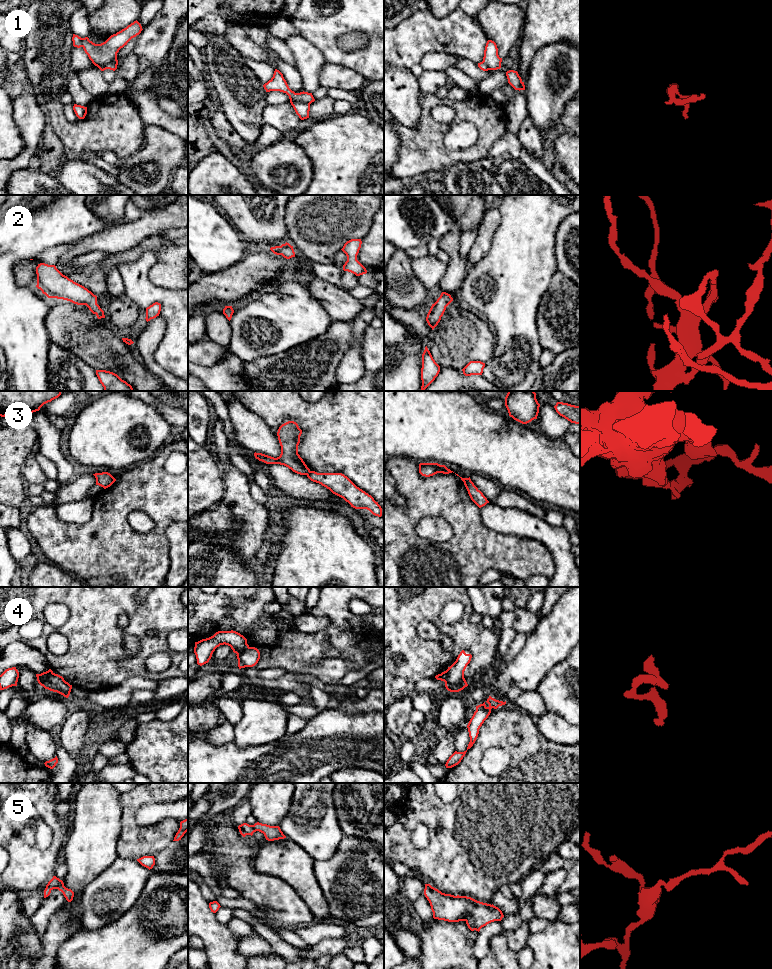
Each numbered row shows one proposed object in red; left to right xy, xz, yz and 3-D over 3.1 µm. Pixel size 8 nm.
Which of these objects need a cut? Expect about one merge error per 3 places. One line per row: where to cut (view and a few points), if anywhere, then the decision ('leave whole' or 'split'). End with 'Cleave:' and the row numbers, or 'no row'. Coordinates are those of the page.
1: xz (290, 99), (304, 101), (309, 104) | split
2: no cut | leave whole
3: xz (309, 470), (306, 474) | split
4: xy (48, 671), (48, 677), (42, 685) | split
5: no cut | leave whole
Cleave: 1, 3, 4

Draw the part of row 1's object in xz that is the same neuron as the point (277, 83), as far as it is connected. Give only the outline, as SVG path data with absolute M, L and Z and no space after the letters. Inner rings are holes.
M275 69L273 77L267 83L265 83L263 87L266 92L280 91L286 93L289 96L290 100L302 101L309 104L315 101L312 93L304 91L295 93L294 91L292 91L289 88L286 80L284 79L283 74L277 69Z

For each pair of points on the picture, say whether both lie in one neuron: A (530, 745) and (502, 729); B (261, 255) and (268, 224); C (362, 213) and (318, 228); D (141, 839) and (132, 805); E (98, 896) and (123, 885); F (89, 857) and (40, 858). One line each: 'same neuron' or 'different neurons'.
A: same neuron
B: different neurons
C: same neuron
D: same neuron
E: same neuron
F: different neurons

